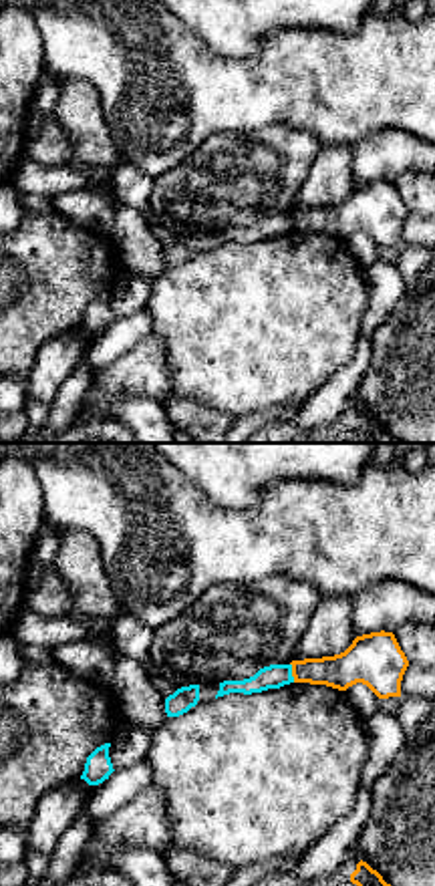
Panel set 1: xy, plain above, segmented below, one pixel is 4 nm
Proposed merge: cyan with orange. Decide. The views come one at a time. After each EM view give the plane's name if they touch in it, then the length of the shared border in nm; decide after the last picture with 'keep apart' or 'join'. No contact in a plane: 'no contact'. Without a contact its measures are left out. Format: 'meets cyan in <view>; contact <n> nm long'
meets cyan in xy; contact 80 nm long

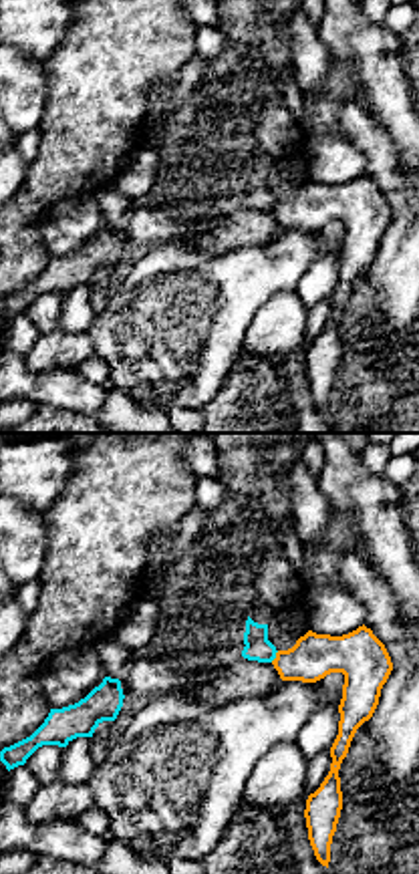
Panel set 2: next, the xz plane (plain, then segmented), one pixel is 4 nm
meets cyan in xz; contact 60 nm long

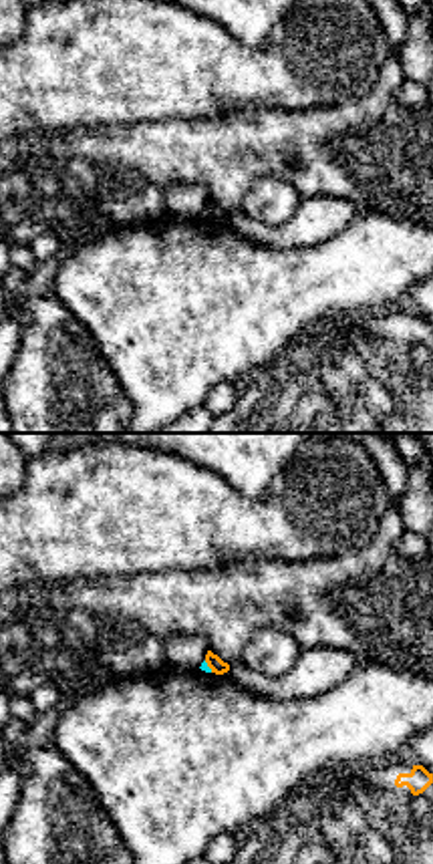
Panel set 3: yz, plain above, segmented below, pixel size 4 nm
meets cyan in yz; contact 60 nm long

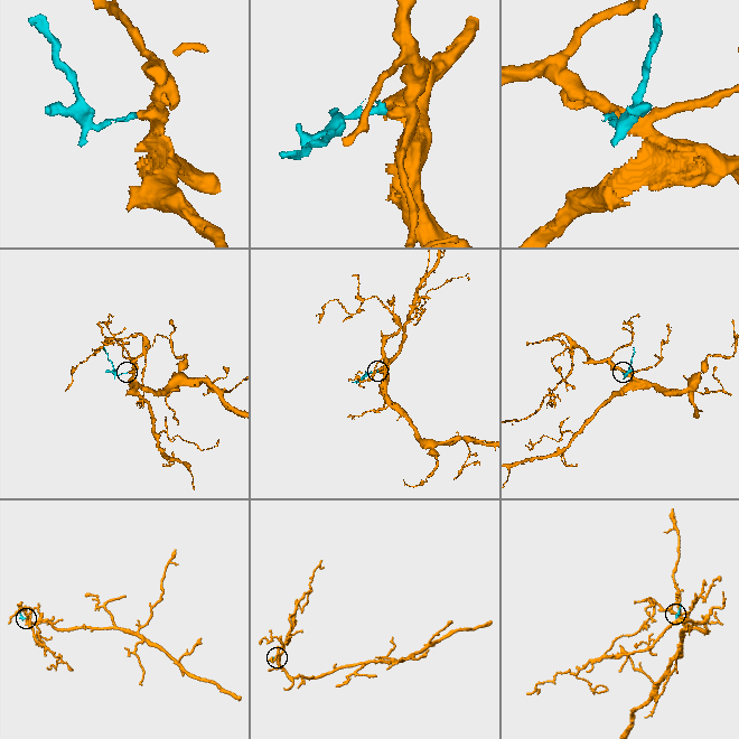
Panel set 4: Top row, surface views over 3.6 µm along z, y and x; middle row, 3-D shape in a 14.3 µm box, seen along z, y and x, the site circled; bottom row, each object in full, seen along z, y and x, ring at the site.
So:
keep apart

